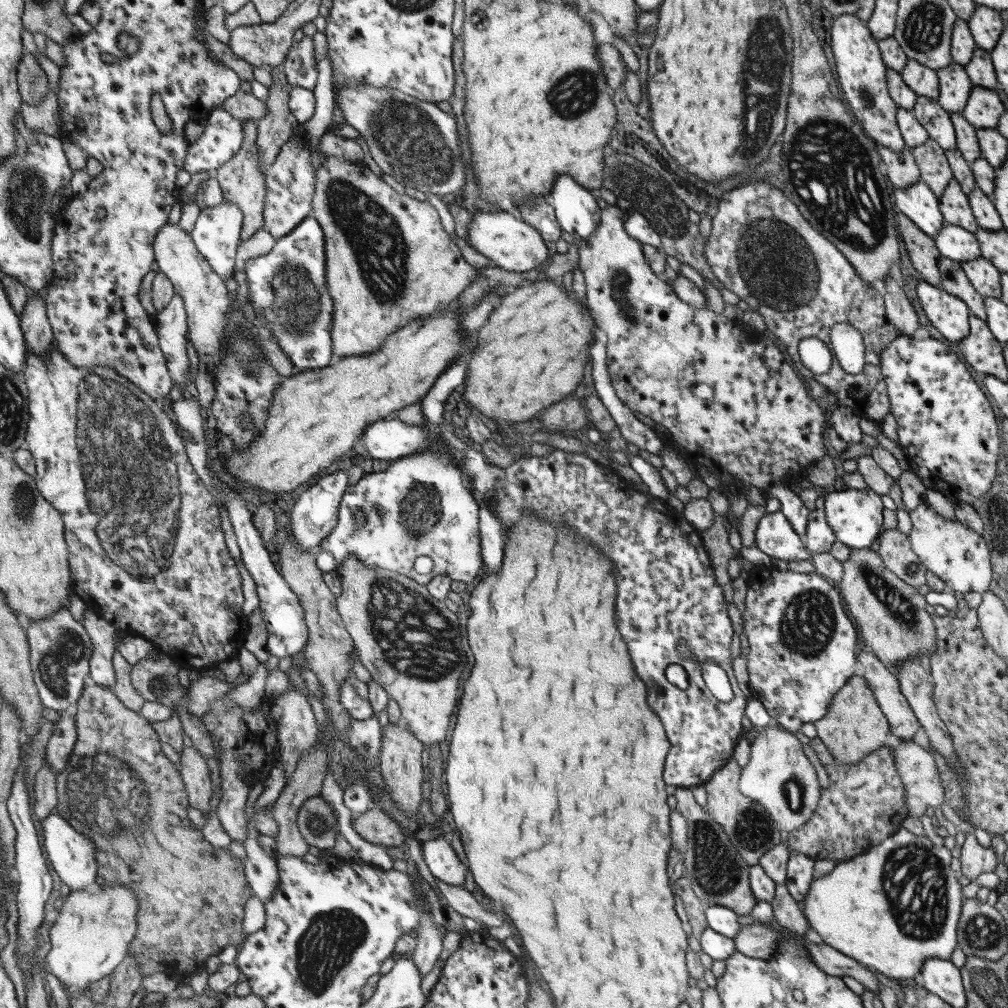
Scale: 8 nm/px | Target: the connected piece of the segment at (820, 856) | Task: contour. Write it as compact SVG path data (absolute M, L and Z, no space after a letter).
M810 738L808 745L813 749L828 774L829 786L827 789L820 789L816 809L805 824L788 833L788 839L785 842L787 848L791 847L797 854L803 854L814 861L829 859L840 863L864 854L869 847L879 844L900 826L901 821L907 816L907 807L904 788L895 770L891 747L883 745L856 764L837 764L820 738Z

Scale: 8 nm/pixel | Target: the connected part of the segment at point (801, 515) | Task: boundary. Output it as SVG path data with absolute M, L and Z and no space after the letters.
M771 483L765 492L766 497L777 498L780 502L781 511L789 522L791 529L803 538L807 528L808 510L801 503L797 495L793 493L791 486L781 486Z

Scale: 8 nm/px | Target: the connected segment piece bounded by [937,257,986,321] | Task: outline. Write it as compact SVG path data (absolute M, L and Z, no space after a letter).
M941 257L937 266L940 274L939 288L947 294L960 298L975 318L985 320L983 297L971 286L960 267L960 261L952 261Z

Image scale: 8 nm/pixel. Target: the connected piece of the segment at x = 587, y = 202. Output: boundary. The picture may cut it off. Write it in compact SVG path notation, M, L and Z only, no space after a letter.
M559 176L555 179L551 185L551 190L544 199L553 207L560 229L570 234L574 242L586 239L599 222L600 208L595 203L594 194L591 190L579 186L569 176Z

